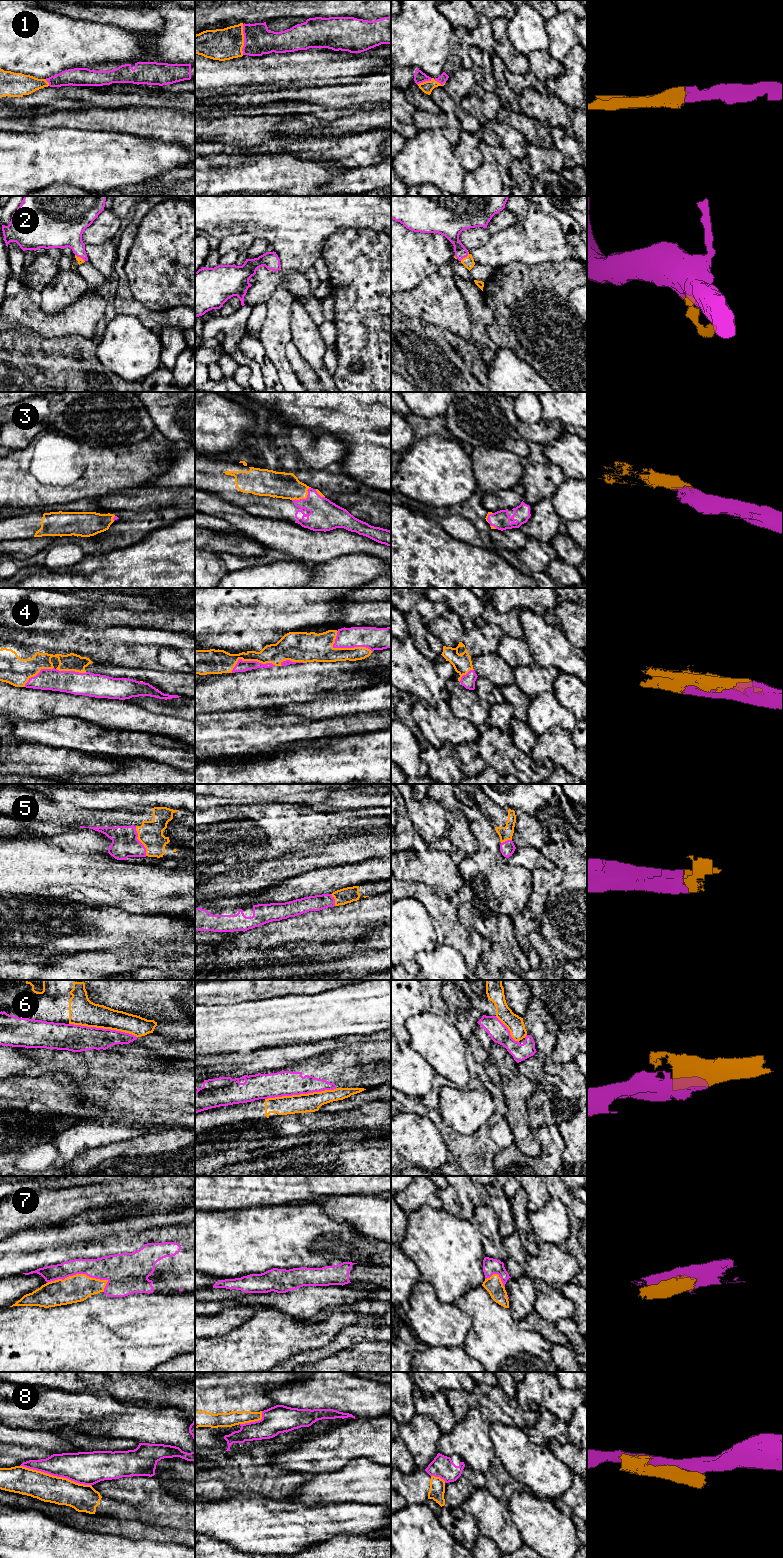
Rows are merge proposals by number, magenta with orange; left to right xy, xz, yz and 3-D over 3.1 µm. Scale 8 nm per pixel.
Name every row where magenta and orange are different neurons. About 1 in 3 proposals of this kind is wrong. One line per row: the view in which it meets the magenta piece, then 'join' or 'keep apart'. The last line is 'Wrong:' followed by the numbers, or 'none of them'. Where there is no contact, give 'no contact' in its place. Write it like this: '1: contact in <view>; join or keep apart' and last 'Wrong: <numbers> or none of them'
1: contact in xz; join
2: contact in yz; join
3: contact in xz; join
4: contact in xz; join
5: contact in xy; join
6: contact in xz; keep apart
7: contact in xy; join
8: contact in xy; keep apart
Wrong: 6, 8

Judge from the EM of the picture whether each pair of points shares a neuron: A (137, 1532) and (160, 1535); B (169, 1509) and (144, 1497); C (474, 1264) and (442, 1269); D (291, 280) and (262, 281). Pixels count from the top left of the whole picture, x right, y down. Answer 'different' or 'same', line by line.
A: same
B: same
C: same
D: same

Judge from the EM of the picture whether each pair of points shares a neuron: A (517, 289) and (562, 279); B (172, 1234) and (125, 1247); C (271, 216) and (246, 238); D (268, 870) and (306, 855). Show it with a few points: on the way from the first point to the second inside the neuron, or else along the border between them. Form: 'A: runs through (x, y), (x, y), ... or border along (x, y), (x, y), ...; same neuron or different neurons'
A: runs through (528, 288), (533, 283), (551, 282); same neuron
B: runs through (160, 1235), (150, 1235), (137, 1240); same neuron
C: border along (227, 235), (250, 233), (255, 238); different neurons
D: runs through (277, 868), (297, 863); same neuron

